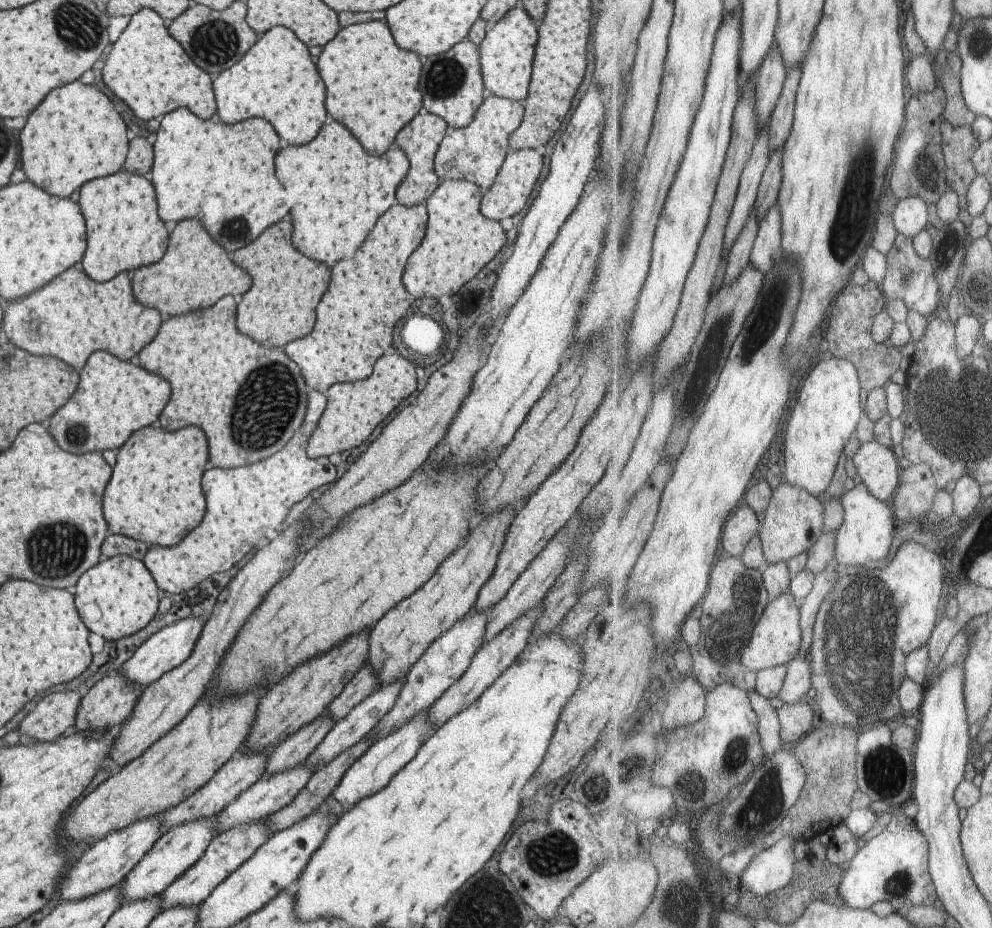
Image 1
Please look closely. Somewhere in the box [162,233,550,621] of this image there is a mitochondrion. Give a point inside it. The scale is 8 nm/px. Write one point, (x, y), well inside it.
(265, 407)

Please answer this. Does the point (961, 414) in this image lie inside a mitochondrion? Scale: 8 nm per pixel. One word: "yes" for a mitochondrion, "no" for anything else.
yes

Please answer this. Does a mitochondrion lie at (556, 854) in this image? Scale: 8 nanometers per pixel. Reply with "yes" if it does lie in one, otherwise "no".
yes

